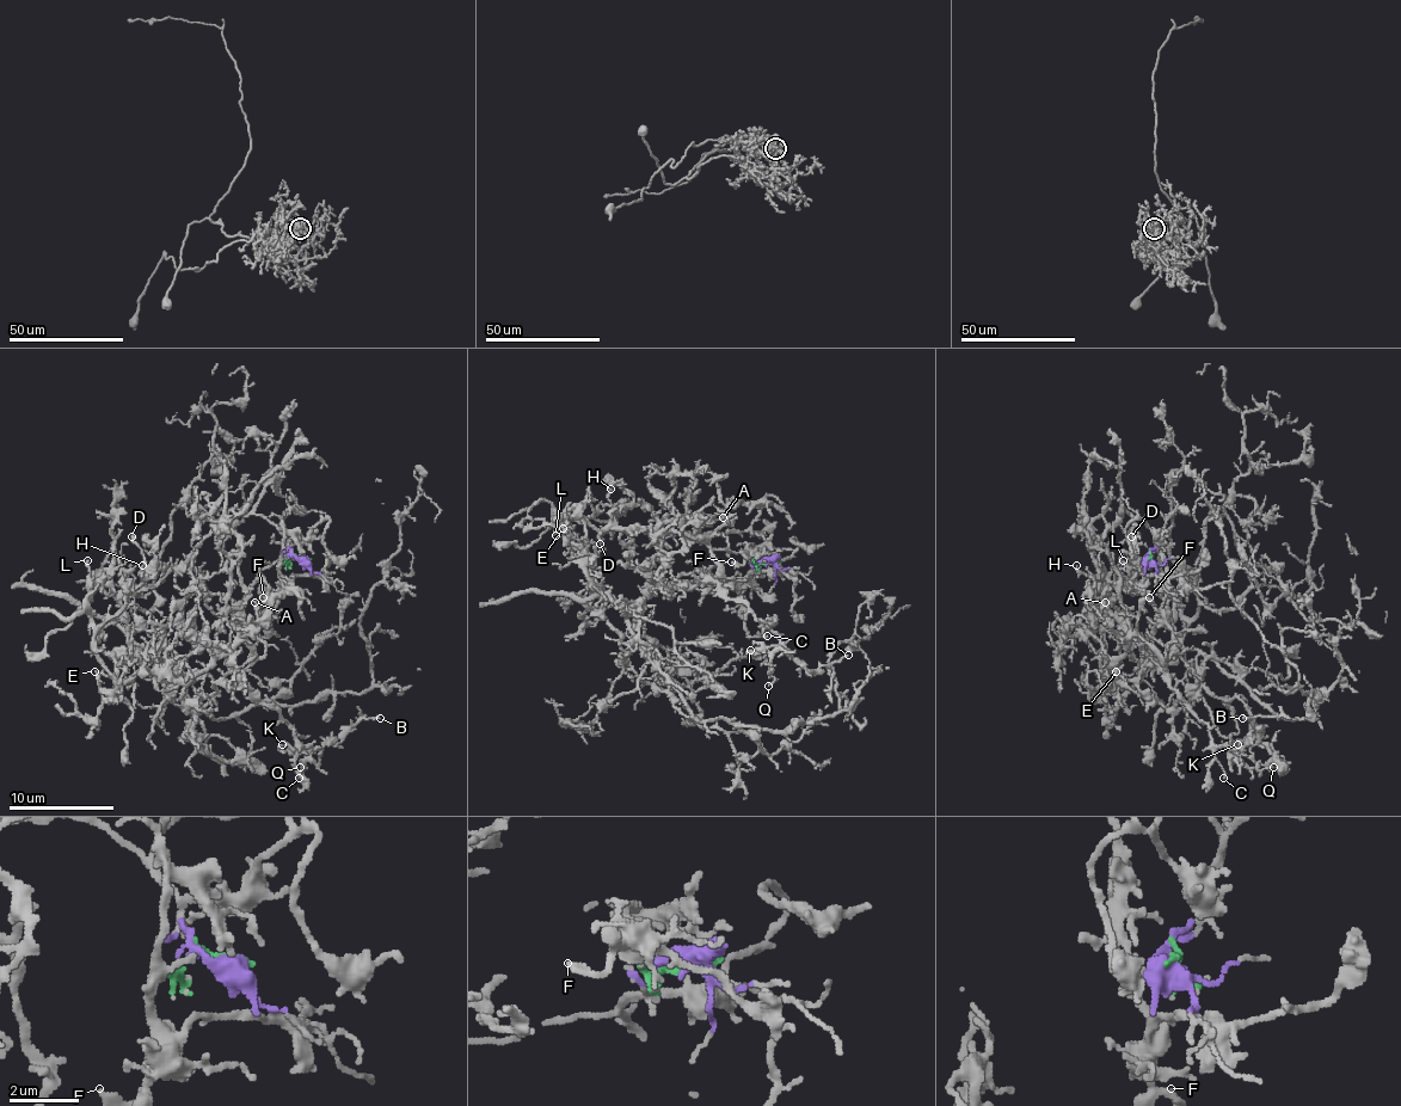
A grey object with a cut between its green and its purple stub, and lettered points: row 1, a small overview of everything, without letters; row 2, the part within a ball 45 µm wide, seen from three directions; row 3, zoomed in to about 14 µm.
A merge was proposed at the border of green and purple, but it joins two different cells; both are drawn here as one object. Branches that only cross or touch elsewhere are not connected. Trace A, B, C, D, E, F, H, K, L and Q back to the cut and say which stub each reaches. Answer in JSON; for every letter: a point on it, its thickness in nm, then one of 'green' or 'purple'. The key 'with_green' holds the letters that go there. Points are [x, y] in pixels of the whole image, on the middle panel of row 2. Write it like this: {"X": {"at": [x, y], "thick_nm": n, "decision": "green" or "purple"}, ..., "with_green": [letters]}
{"A": {"at": [723, 517], "thick_nm": 180, "decision": "green"}, "B": {"at": [848, 655], "thick_nm": 160, "decision": "green"}, "C": {"at": [767, 636], "thick_nm": 130, "decision": "green"}, "D": {"at": [600, 544], "thick_nm": 130, "decision": "green"}, "E": {"at": [563, 528], "thick_nm": 190, "decision": "green"}, "F": {"at": [731, 561], "thick_nm": 220, "decision": "green"}, "H": {"at": [610, 489], "thick_nm": 190, "decision": "green"}, "K": {"at": [750, 650], "thick_nm": 130, "decision": "green"}, "L": {"at": [555, 535], "thick_nm": 130, "decision": "green"}, "Q": {"at": [768, 686], "thick_nm": 110, "decision": "green"}, "with_green": ["A", "B", "C", "D", "E", "F", "H", "K", "L", "Q"]}

